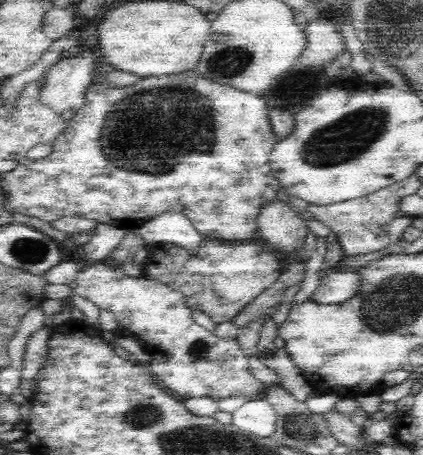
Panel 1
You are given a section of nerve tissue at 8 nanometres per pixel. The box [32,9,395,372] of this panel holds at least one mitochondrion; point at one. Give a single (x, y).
(338, 142)

